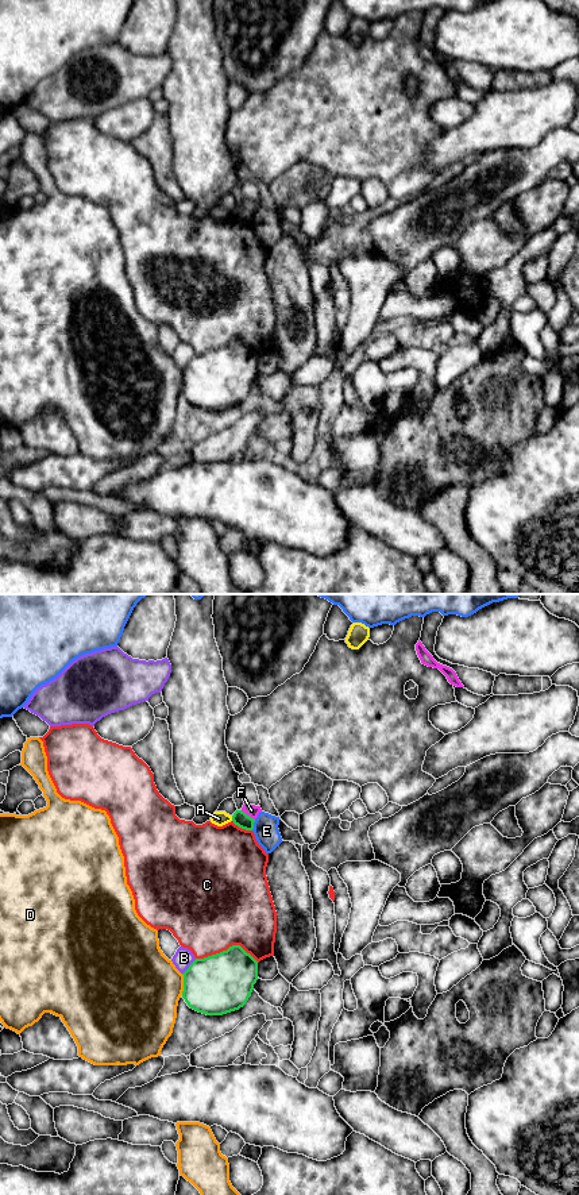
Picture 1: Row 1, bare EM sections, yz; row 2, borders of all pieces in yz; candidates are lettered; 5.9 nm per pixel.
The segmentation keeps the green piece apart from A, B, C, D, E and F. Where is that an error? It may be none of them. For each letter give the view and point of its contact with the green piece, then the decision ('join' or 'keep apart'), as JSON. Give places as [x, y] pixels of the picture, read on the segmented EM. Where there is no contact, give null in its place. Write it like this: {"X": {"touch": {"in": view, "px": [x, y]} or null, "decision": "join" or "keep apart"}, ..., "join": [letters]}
{"A": {"touch": {"in": "yz", "px": [232, 818]}, "decision": "keep apart"}, "B": {"touch": {"in": "yz", "px": [189, 967]}, "decision": "keep apart"}, "C": {"touch": {"in": "yz", "px": [227, 949]}, "decision": "keep apart"}, "D": {"touch": {"in": "yz", "px": [184, 985]}, "decision": "keep apart"}, "E": {"touch": {"in": "yz", "px": [253, 825]}, "decision": "keep apart"}, "F": {"touch": {"in": "yz", "px": [246, 814]}, "decision": "keep apart"}, "join": []}

